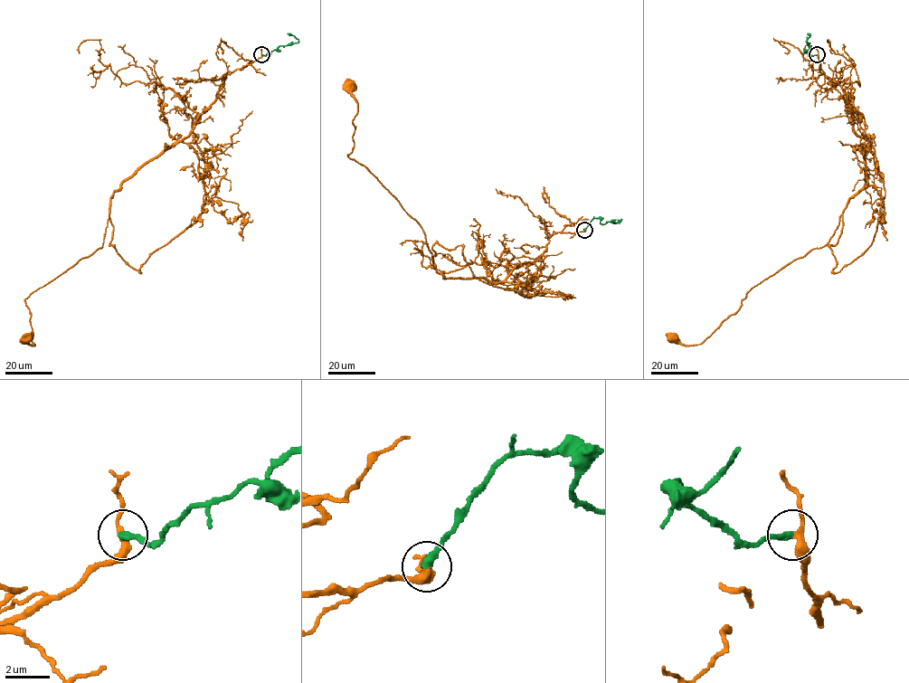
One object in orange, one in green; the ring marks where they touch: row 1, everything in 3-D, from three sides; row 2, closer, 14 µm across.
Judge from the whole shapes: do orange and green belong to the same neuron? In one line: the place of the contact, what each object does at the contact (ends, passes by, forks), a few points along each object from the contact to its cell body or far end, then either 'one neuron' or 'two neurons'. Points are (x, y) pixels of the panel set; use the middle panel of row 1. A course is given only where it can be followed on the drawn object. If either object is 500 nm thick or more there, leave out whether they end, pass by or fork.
(584, 230) | orange passes by | green ends | orange via (584, 231), (553, 234), (539, 258), (501, 281), (445, 278), (421, 226), (347, 156), (357, 113), (351, 86) | green via (584, 230), (594, 218), (601, 219), (602, 224), (621, 220), (617, 222), (610, 221) | one neuron

